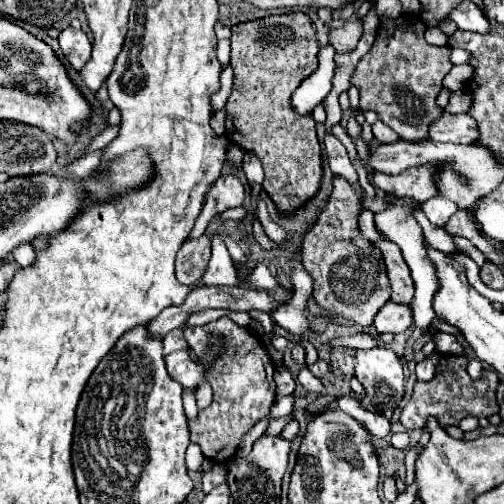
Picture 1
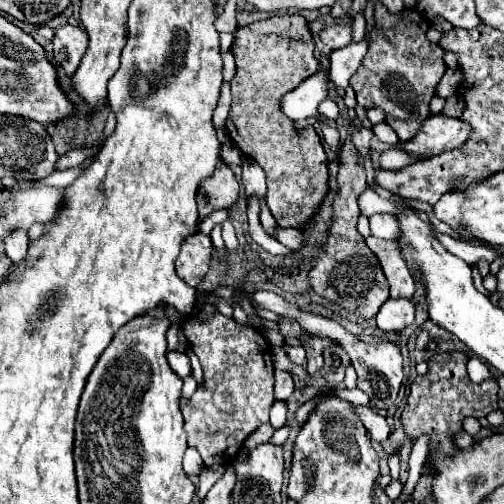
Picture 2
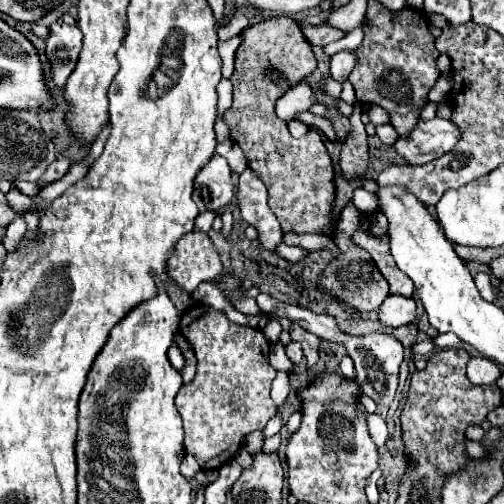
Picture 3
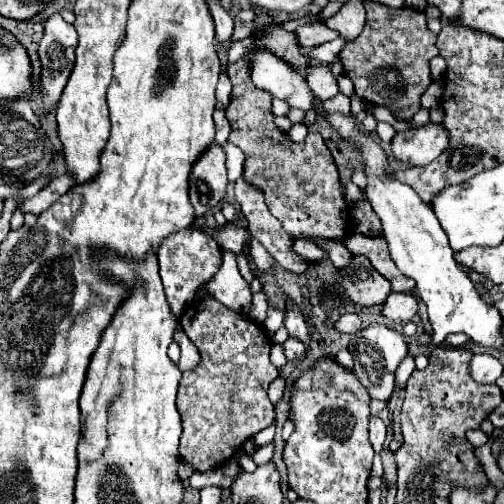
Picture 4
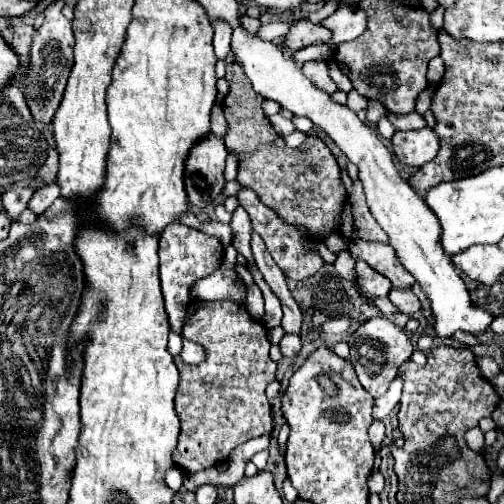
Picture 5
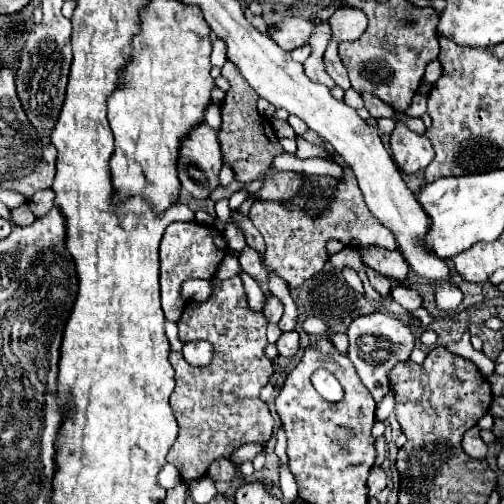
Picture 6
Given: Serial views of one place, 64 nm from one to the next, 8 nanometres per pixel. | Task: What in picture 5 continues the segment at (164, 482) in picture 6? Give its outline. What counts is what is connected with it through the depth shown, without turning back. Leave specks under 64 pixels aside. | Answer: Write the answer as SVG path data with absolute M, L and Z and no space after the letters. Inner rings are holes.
M172 468L168 474L166 474L166 484L174 490L174 492L178 492L180 490L180 486L182 486L182 472L180 472L180 468Z

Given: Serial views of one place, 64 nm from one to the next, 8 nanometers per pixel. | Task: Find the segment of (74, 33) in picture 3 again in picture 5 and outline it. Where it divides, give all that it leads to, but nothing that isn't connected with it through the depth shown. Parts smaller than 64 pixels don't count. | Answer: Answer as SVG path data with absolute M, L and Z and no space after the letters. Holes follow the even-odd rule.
M52 4L46 12L44 12L46 20L44 24L38 28L38 34L32 42L32 64L30 70L26 72L26 78L22 80L24 84L24 96L28 96L28 106L32 108L32 116L40 122L52 122L56 108L60 106L62 100L62 92L68 80L68 74L72 70L74 58L72 58L72 48L74 48L74 34L72 34L72 26L70 20L66 20L60 12L58 4Z

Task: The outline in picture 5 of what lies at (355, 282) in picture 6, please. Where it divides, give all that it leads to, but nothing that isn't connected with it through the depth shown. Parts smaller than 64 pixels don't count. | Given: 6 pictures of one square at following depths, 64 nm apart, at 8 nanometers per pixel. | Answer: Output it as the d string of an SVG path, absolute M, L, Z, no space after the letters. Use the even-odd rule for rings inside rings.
M340 250L338 252L338 258L336 258L336 272L346 278L346 280L354 280L354 264L356 260L350 256L348 250Z

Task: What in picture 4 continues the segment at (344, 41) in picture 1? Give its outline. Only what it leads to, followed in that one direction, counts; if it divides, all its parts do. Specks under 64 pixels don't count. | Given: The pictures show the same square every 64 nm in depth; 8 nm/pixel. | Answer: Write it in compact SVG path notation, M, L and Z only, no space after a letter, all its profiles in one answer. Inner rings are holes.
M304 24L296 30L298 38L300 38L300 46L302 48L314 48L314 46L320 46L320 44L326 44L334 38L338 38L340 34L330 30L326 24Z

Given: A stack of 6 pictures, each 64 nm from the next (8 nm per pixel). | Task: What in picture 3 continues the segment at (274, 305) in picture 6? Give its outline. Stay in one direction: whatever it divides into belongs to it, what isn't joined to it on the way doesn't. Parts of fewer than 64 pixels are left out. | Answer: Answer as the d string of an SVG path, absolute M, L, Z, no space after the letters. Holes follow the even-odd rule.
M270 318L268 326L266 326L262 332L264 332L264 336L266 336L266 340L268 340L268 342L278 342L278 340L280 340L282 326L280 326L280 322L278 322L276 318Z

